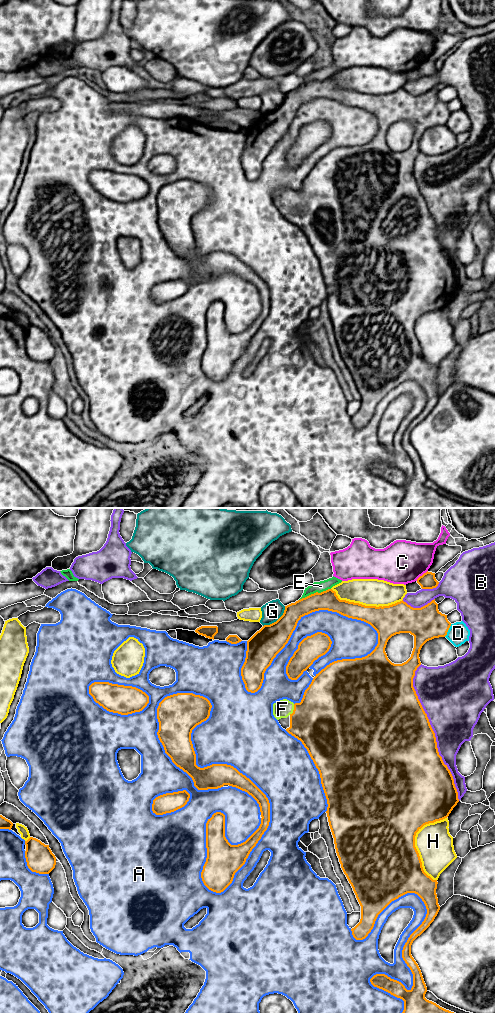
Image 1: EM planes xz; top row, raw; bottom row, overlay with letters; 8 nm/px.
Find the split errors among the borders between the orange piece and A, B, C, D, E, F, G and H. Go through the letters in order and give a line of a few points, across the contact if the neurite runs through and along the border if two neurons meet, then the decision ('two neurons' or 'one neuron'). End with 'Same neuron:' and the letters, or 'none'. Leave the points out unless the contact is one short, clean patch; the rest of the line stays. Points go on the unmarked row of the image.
A: two neurons
B: two neurons
C: two neurons
D: two neurons
E: two neurons
F: line xz (322, 209), (308, 207), (293, 198), (282, 197); one neuron
G: two neurons
H: two neurons
Same neuron: F

